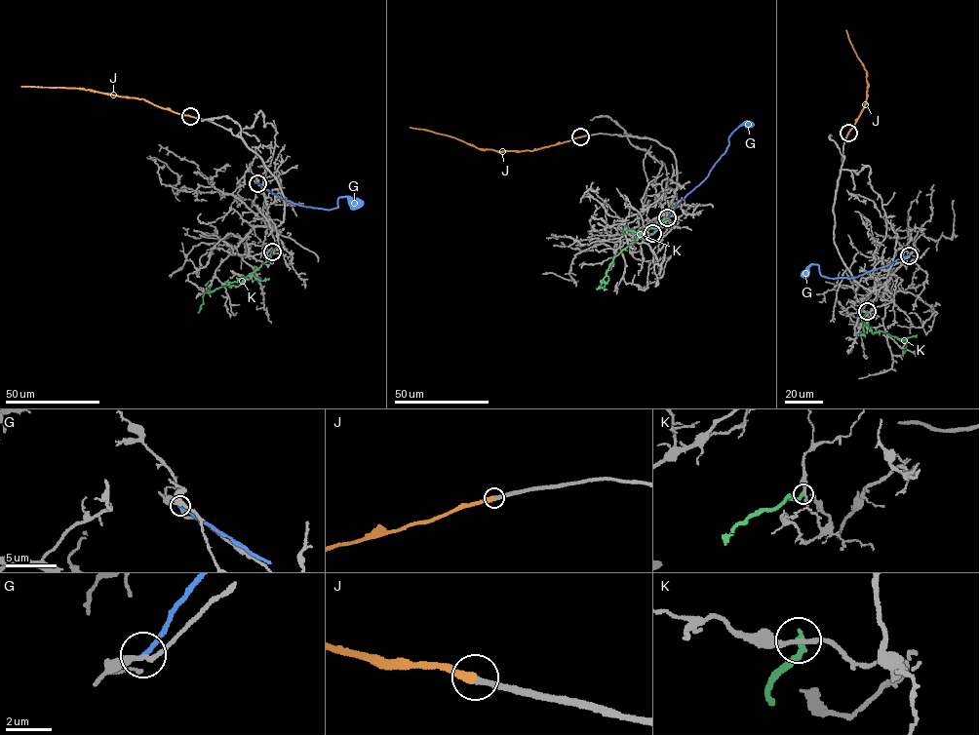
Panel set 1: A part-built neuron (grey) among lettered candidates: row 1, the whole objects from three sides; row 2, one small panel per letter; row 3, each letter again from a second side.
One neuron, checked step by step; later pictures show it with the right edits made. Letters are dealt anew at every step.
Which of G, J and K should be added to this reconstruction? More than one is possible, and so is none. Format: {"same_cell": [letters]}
{"same_cell": ["J"]}

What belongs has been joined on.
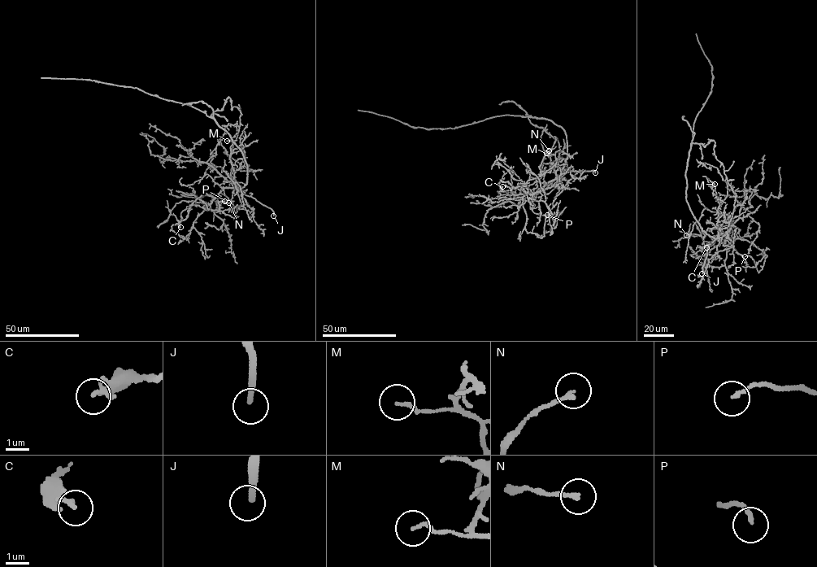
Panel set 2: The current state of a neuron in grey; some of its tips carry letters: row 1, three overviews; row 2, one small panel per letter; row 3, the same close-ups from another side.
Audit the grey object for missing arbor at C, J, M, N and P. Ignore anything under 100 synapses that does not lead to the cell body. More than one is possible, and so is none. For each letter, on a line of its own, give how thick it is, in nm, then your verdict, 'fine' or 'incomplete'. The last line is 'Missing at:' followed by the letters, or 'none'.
C: 140 nm | fine
J: 240 nm | incomplete
M: 130 nm | fine
N: 170 nm | fine
P: 160 nm | fine
Missing at: J

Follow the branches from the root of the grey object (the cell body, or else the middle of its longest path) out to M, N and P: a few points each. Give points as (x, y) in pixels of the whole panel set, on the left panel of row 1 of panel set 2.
M: (240, 150), (247, 164), (247, 182), (239, 189), (235, 186), (229, 159), (232, 142), (227, 141)
N: (240, 150), (247, 164), (246, 184), (239, 189), (223, 189), (202, 207), (218, 210), (219, 202), (228, 202)
P: (240, 150), (246, 184), (223, 189), (208, 205), (200, 197), (213, 198), (220, 213), (224, 201)

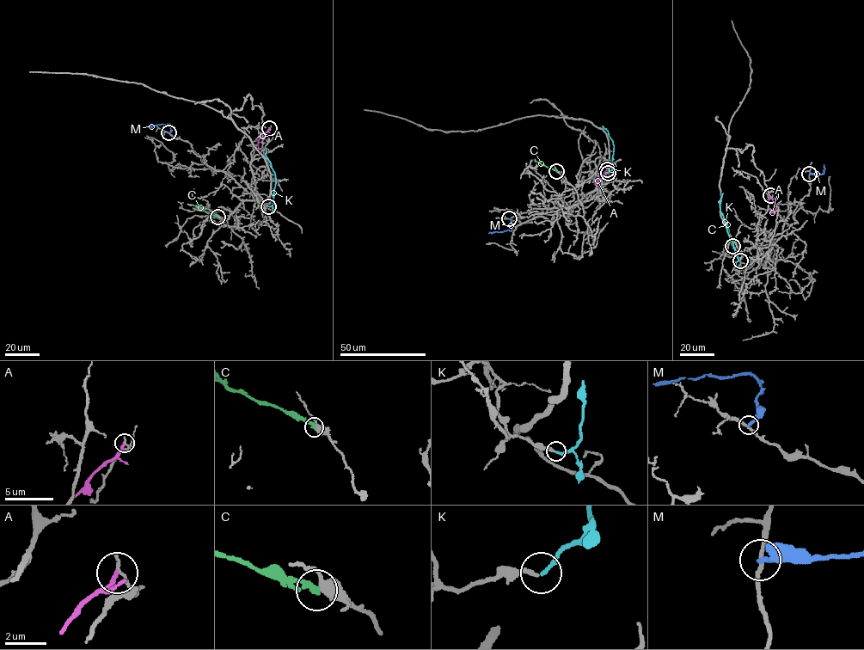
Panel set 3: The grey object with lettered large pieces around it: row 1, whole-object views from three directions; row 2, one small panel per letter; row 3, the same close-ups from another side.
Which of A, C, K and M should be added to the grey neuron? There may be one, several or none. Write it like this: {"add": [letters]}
{"add": ["K"]}

